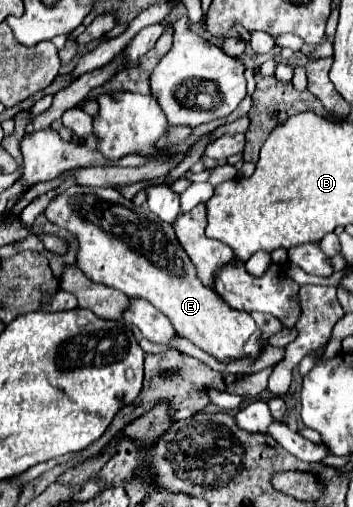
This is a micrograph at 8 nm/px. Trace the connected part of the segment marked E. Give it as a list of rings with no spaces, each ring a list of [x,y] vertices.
[[[73,185],[63,195],[59,195],[55,201],[51,201],[49,207],[45,209],[45,217],[51,223],[55,223],[61,229],[67,229],[69,233],[73,233],[79,239],[77,267],[91,281],[119,289],[129,299],[149,301],[153,307],[157,307],[161,313],[165,313],[171,319],[175,331],[181,337],[189,339],[193,345],[197,345],[199,349],[203,349],[205,353],[209,353],[211,357],[215,357],[221,363],[229,363],[231,359],[245,359],[245,357],[255,361],[261,355],[265,345],[261,341],[261,329],[255,325],[253,317],[249,313],[231,309],[223,301],[223,297],[219,297],[213,289],[205,287],[199,281],[195,267],[191,265],[191,259],[187,257],[187,253],[183,249],[179,249],[179,241],[175,237],[173,225],[161,221],[151,211],[149,211],[149,219],[145,219],[141,215],[143,213],[139,211],[139,207],[133,205],[133,201],[121,197],[119,191],[113,187],[95,189],[95,187]]]

